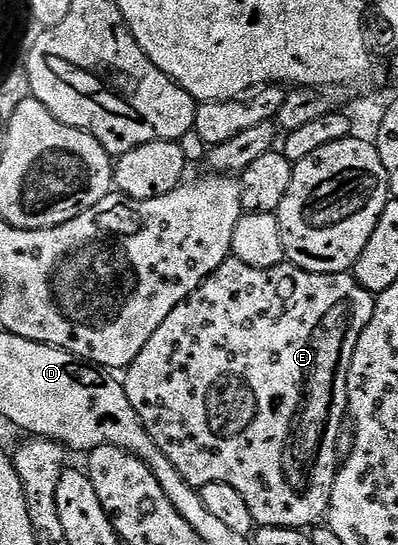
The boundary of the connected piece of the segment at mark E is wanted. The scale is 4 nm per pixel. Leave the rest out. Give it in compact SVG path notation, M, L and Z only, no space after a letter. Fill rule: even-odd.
M229 258L214 274L207 276L178 307L154 330L150 342L142 346L138 358L129 364L122 376L122 383L126 390L126 398L130 398L130 406L140 416L140 421L150 438L174 462L174 470L190 482L190 486L197 490L210 486L214 482L222 482L226 486L234 486L242 498L246 498L246 506L250 506L250 514L254 522L261 528L299 528L311 529L319 525L328 515L328 503L332 487L336 481L338 471L338 456L336 447L340 444L340 430L346 424L348 410L348 371L350 362L354 358L354 346L358 346L360 332L370 322L376 309L373 293L367 292L356 280L355 275L348 272L322 274L321 272L307 272L296 264L282 263L269 268L255 268L246 266L246 262ZM334 386L332 398L316 396L316 390Z

